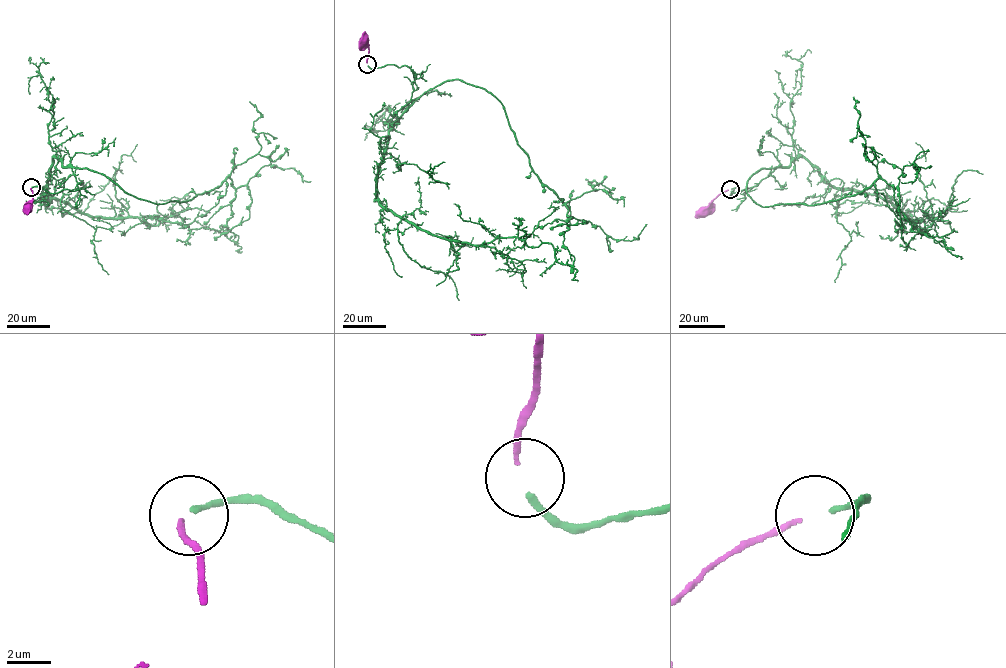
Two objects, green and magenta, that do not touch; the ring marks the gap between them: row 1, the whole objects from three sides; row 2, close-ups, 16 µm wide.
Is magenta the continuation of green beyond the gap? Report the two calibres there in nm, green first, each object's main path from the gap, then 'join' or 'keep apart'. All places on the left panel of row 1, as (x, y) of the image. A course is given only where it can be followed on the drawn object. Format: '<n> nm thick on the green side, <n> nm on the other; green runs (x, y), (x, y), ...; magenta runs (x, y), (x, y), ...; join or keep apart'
260 nm thick on the green side, 240 nm on the other; green runs (32, 187), (75, 191), (75, 171), (88, 168), (163, 204), (229, 177), (227, 227), (241, 252); magenta runs (31, 188), (32, 198), (27, 208); join

